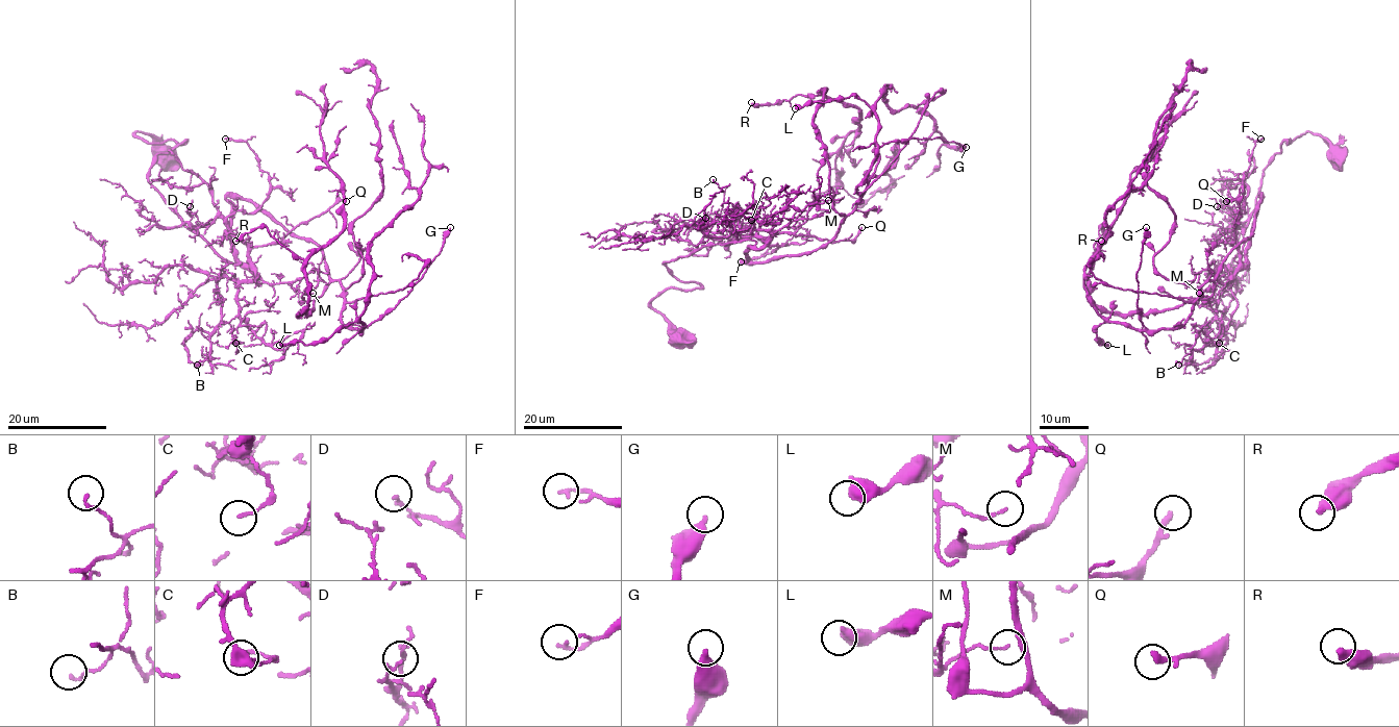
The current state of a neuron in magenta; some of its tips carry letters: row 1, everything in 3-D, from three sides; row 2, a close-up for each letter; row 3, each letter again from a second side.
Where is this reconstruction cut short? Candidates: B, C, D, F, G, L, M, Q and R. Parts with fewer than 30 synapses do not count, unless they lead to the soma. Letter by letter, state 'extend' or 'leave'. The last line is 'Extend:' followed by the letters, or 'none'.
B: leave
C: leave
D: leave
F: leave
G: extend
L: leave
M: leave
Q: leave
R: leave
Extend: G

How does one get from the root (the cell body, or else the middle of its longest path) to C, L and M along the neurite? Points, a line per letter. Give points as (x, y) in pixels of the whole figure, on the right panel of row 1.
C: (1337, 153), (1305, 132), (1264, 171), (1247, 264), (1206, 330), (1219, 343)
L: (1337, 153), (1310, 132), (1284, 141), (1245, 259), (1263, 199), (1183, 324), (1102, 323), (1107, 345)
M: (1337, 153), (1310, 132), (1280, 145), (1245, 227), (1239, 264), (1247, 264), (1199, 293)

